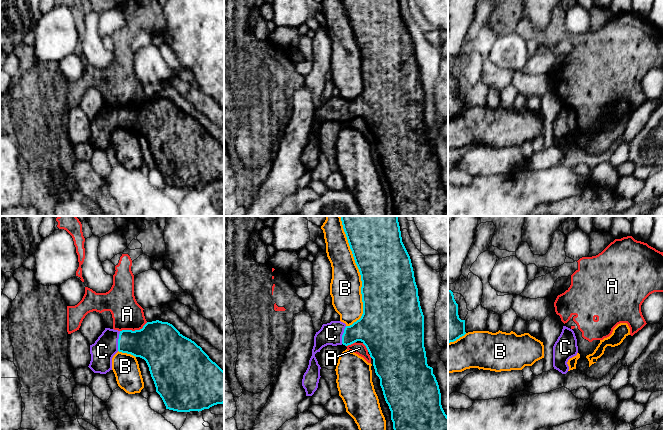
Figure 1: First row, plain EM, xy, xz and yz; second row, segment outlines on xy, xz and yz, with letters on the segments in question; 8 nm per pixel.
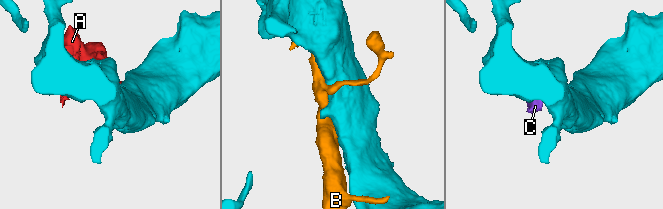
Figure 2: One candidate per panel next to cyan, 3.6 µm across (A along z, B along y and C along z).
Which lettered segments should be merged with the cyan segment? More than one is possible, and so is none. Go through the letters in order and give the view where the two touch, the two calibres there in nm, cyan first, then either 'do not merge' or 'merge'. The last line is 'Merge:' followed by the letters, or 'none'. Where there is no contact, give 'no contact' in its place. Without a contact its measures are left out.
A: contact in xy; calibres 360 and 240 nm; do not merge
B: contact in xz; calibres 440 and 260 nm; do not merge
C: contact in xy; calibres 280 and 190 nm; merge
Merge: C

